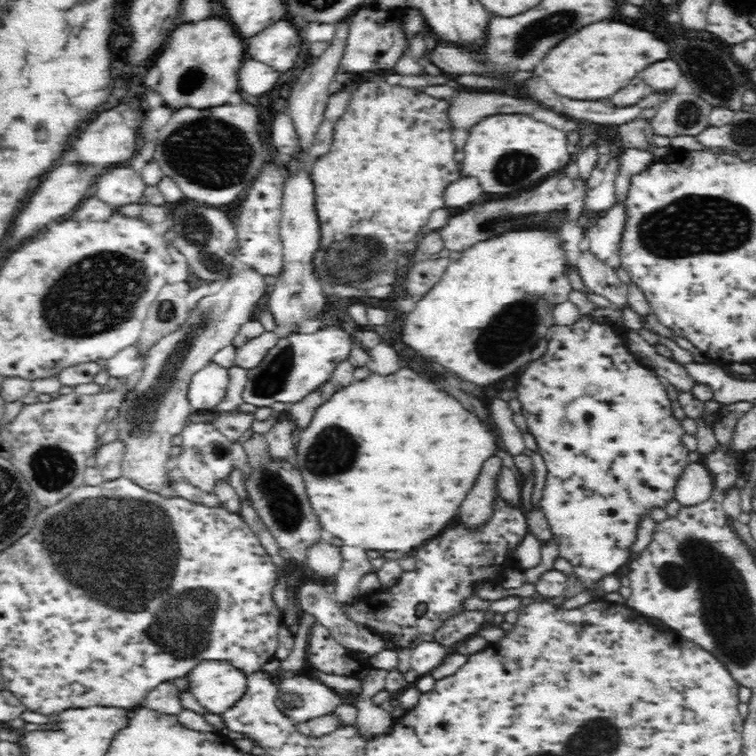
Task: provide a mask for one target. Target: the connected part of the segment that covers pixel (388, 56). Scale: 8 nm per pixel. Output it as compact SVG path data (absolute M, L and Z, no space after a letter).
M361 6L353 14L350 34L341 60L342 70L358 74L358 72L392 68L402 56L402 52L408 50L408 42L404 40L404 31L396 12Z

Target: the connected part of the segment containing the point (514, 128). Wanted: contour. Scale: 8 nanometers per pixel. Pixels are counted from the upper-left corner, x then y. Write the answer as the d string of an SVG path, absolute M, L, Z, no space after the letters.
M496 114L480 120L468 136L464 148L462 176L478 178L488 194L514 194L537 187L544 178L564 169L573 158L568 154L568 140L562 130L524 114Z

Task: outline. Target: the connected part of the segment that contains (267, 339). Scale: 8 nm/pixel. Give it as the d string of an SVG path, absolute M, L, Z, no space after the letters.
M264 331L260 336L248 339L240 348L235 348L234 366L246 371L256 368L278 341L279 338L274 331Z

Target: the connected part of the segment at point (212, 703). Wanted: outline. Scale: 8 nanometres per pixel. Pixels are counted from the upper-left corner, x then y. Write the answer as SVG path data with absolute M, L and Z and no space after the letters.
M202 661L188 674L189 691L208 712L224 714L247 689L247 676L226 661Z

